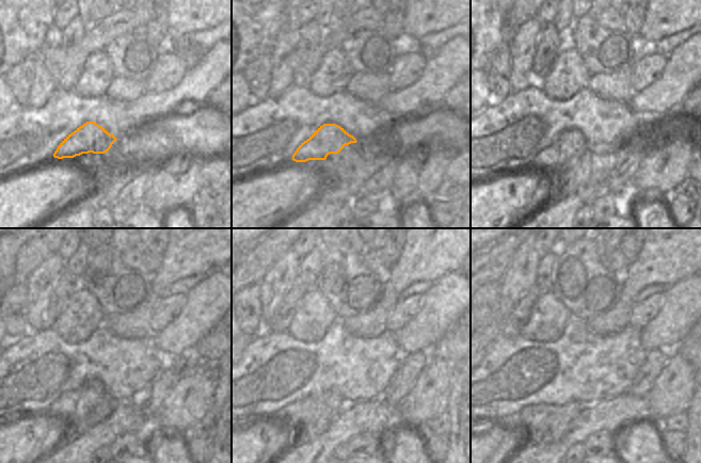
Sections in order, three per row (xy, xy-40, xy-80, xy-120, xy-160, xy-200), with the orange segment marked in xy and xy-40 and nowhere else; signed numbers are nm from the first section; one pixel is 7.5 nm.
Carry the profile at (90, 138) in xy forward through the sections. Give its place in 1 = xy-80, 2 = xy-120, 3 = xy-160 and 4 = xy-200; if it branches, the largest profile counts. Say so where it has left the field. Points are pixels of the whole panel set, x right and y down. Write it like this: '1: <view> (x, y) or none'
1: xy-80 (571, 144)
2: xy-120 (77, 406)
3: xy-160 (313, 415)
4: xy-200 (545, 425)

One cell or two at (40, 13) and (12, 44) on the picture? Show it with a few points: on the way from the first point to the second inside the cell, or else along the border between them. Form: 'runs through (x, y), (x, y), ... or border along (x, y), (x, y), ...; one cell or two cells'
runs through (32, 20), (16, 36); one cell

